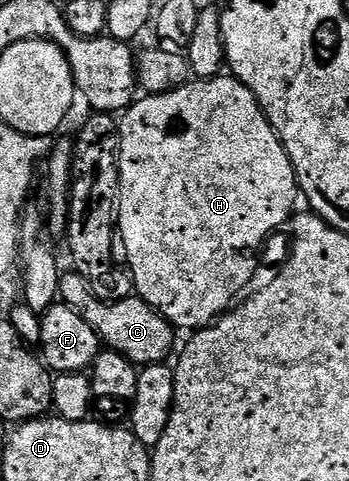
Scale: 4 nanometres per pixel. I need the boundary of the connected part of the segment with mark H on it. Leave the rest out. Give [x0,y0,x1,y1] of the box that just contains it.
[116,77,300,333]

